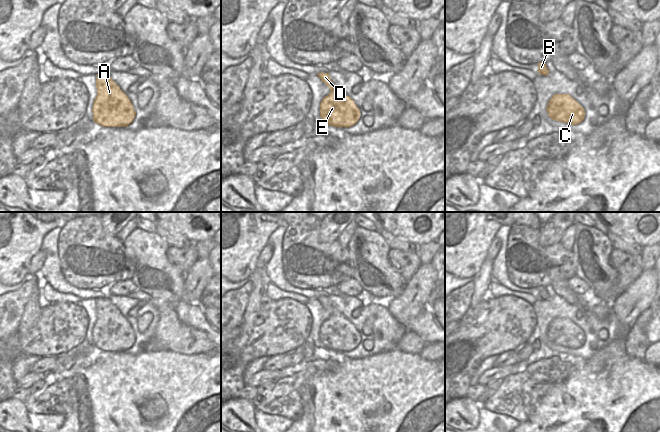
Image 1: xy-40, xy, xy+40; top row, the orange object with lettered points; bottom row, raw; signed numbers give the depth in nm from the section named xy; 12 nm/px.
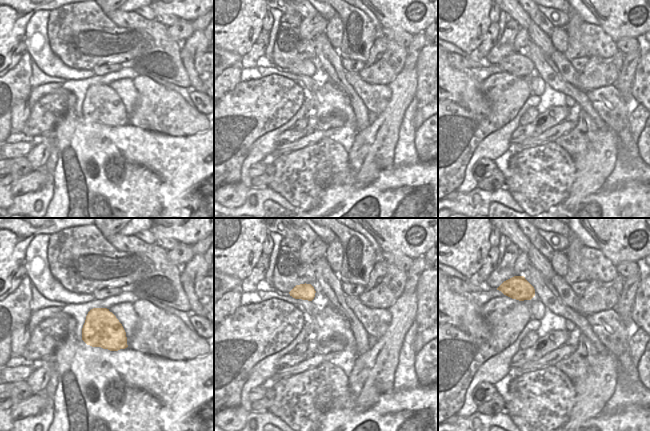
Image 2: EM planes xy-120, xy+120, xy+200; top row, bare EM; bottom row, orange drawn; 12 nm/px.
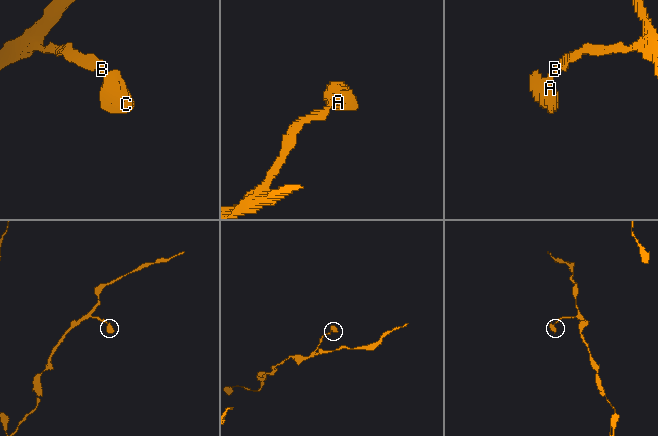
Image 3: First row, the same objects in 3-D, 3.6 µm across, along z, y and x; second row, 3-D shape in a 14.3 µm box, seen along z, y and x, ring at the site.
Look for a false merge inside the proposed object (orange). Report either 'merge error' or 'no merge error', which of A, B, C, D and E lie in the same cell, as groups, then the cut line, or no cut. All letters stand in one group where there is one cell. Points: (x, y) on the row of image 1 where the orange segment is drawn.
no merge error | A B C D E | no cut

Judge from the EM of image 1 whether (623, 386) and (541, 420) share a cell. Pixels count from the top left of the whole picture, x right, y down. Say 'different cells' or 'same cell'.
same cell

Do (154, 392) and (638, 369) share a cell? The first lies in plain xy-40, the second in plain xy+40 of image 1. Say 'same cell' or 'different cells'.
same cell

